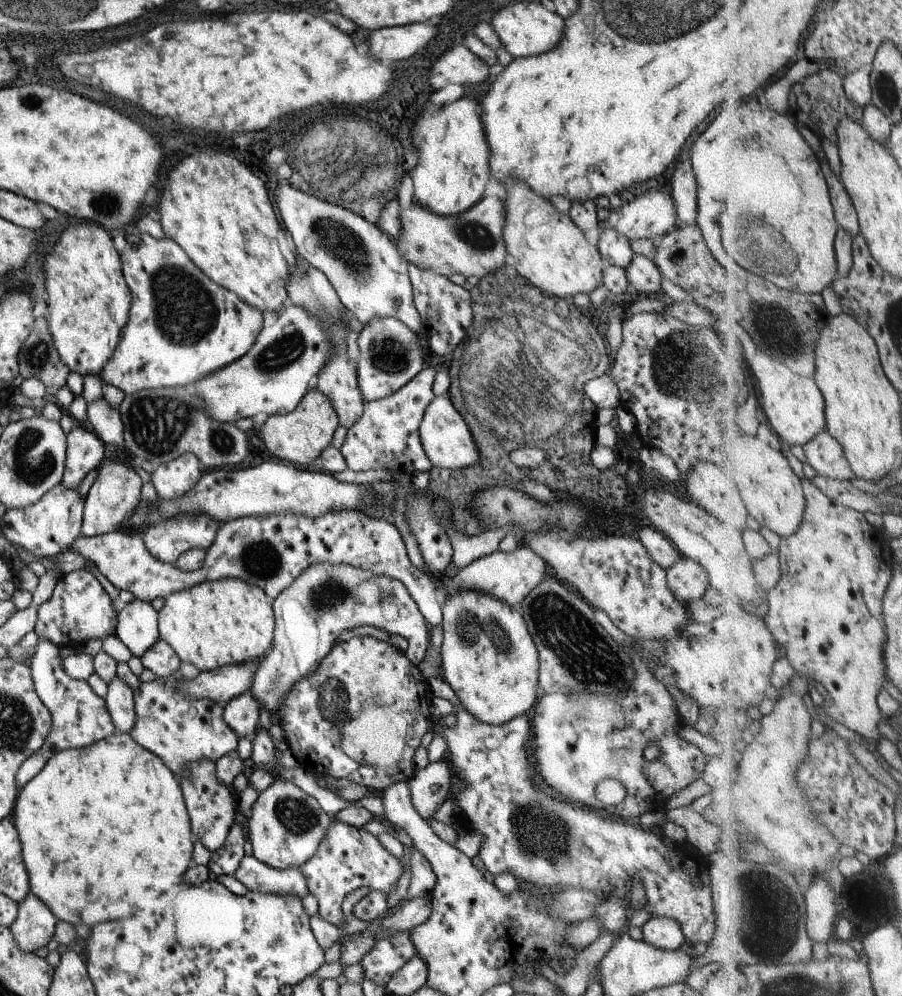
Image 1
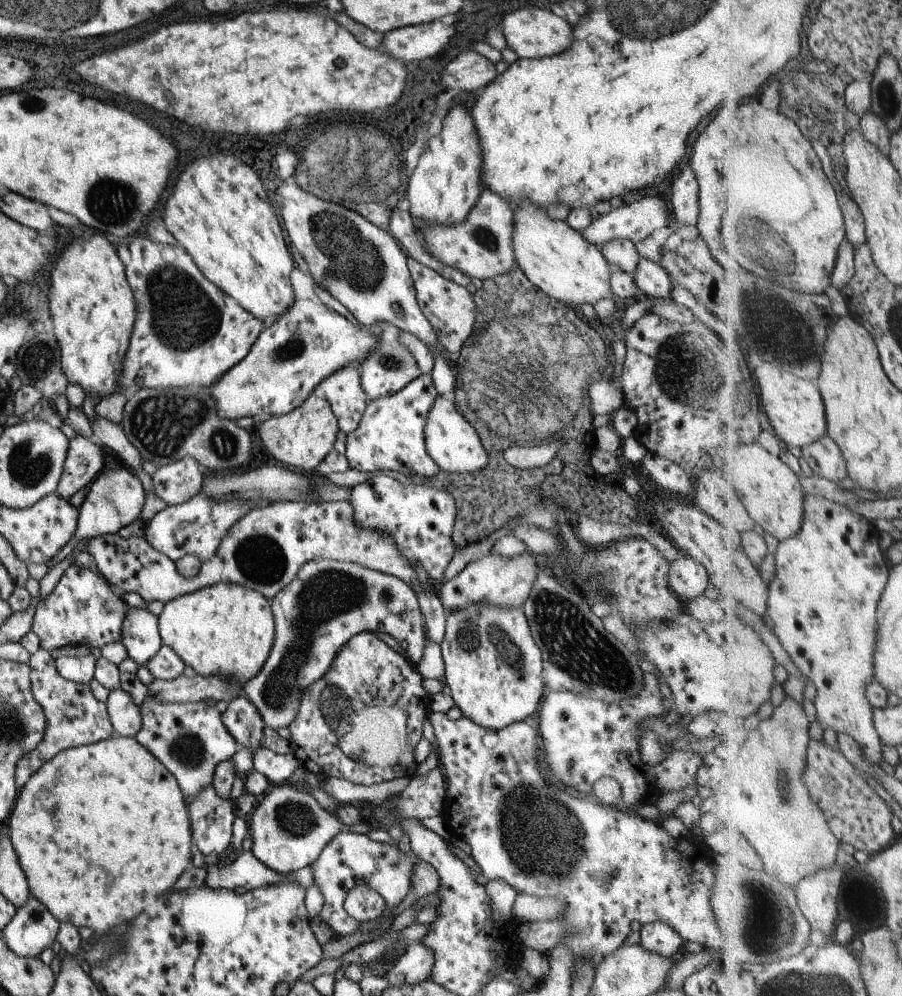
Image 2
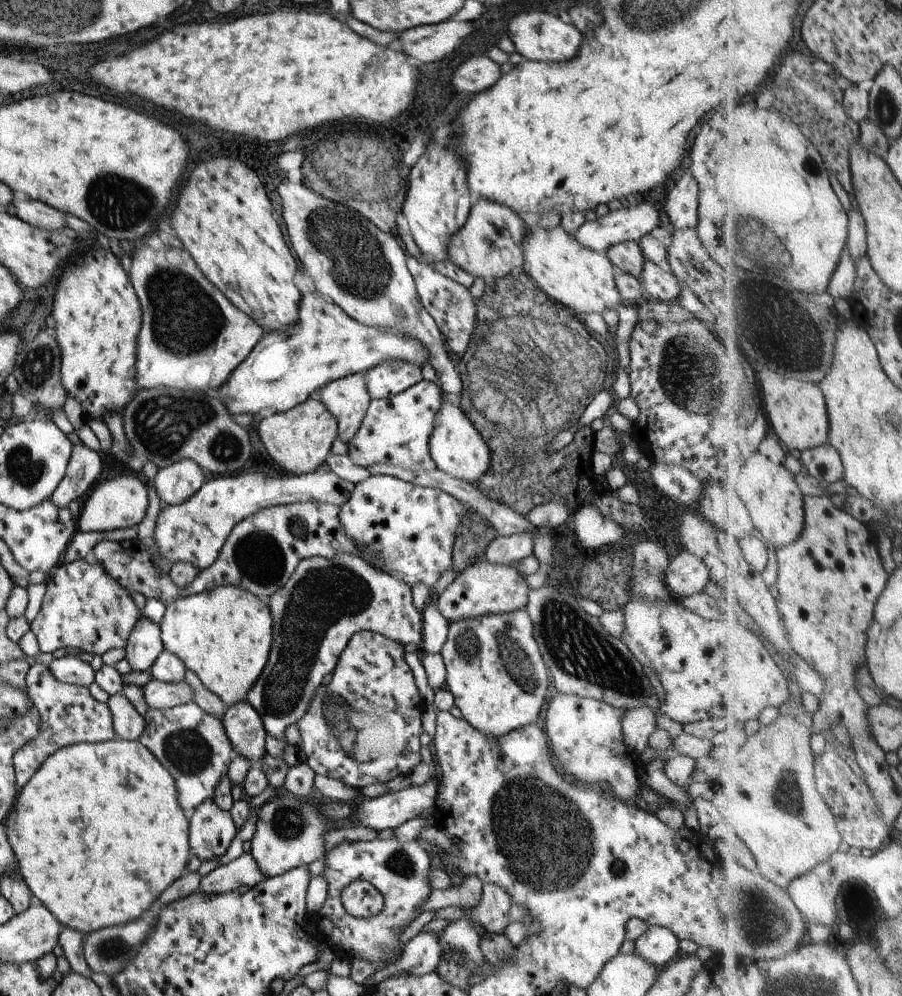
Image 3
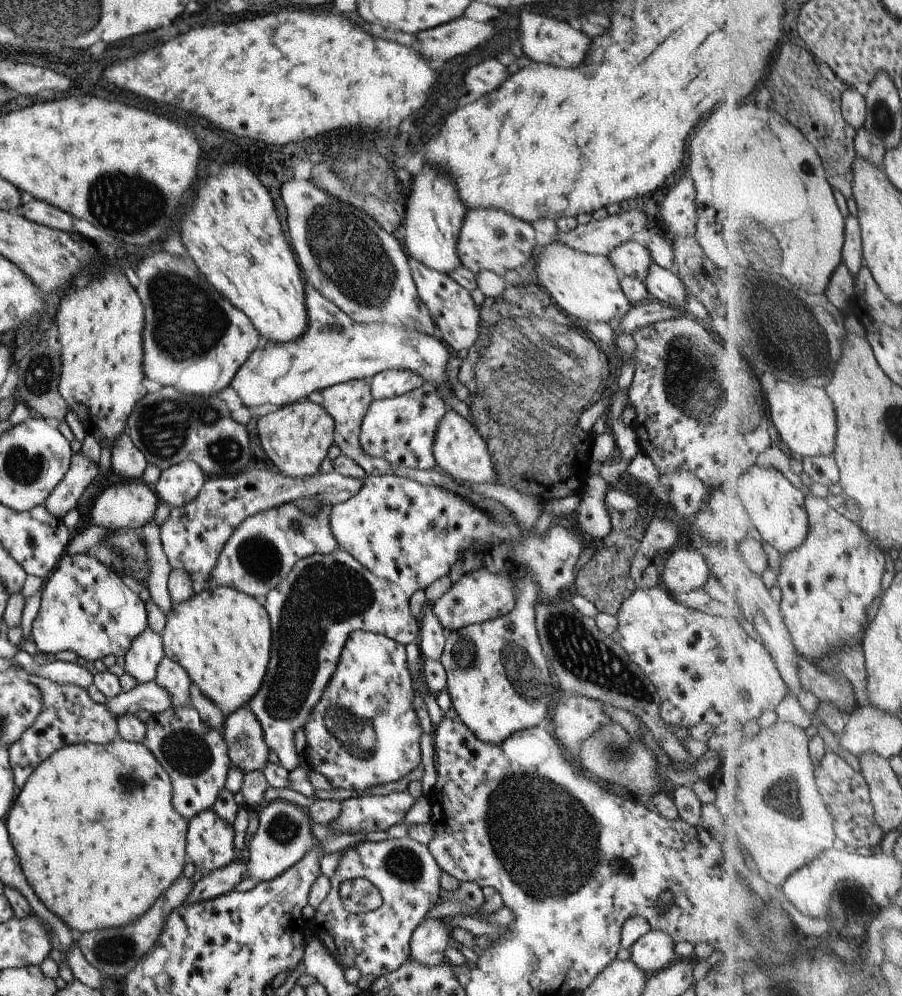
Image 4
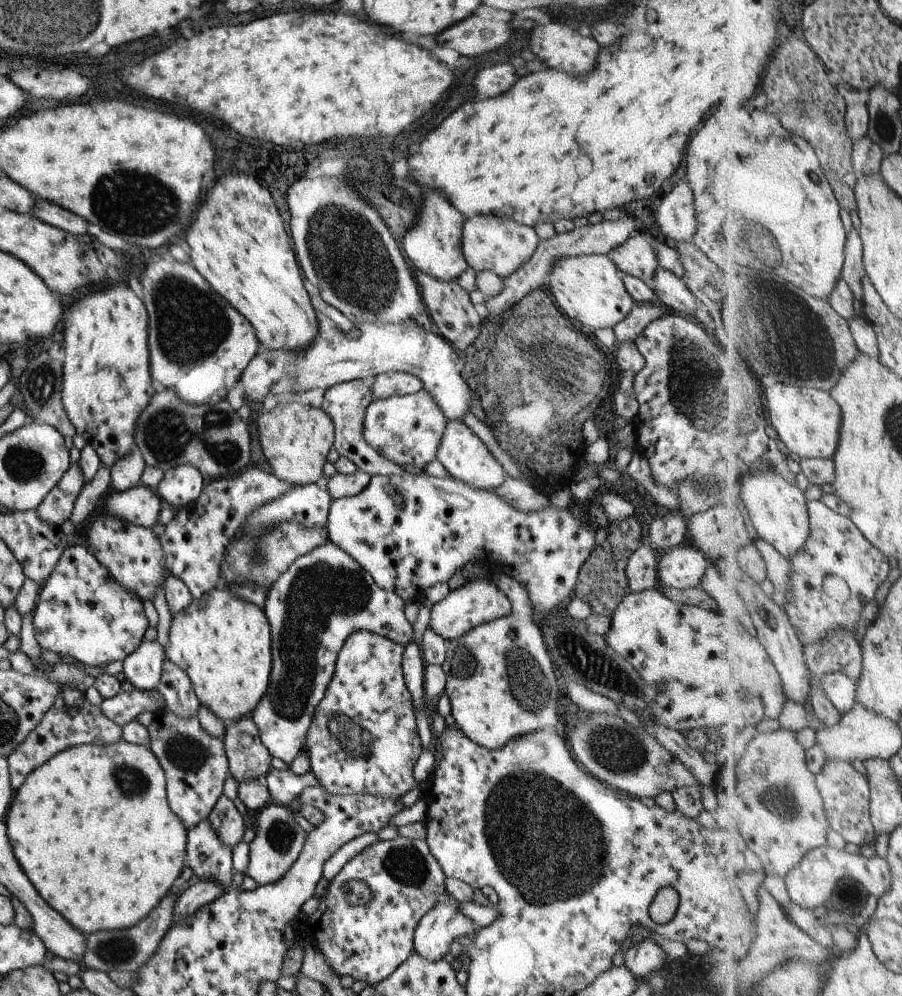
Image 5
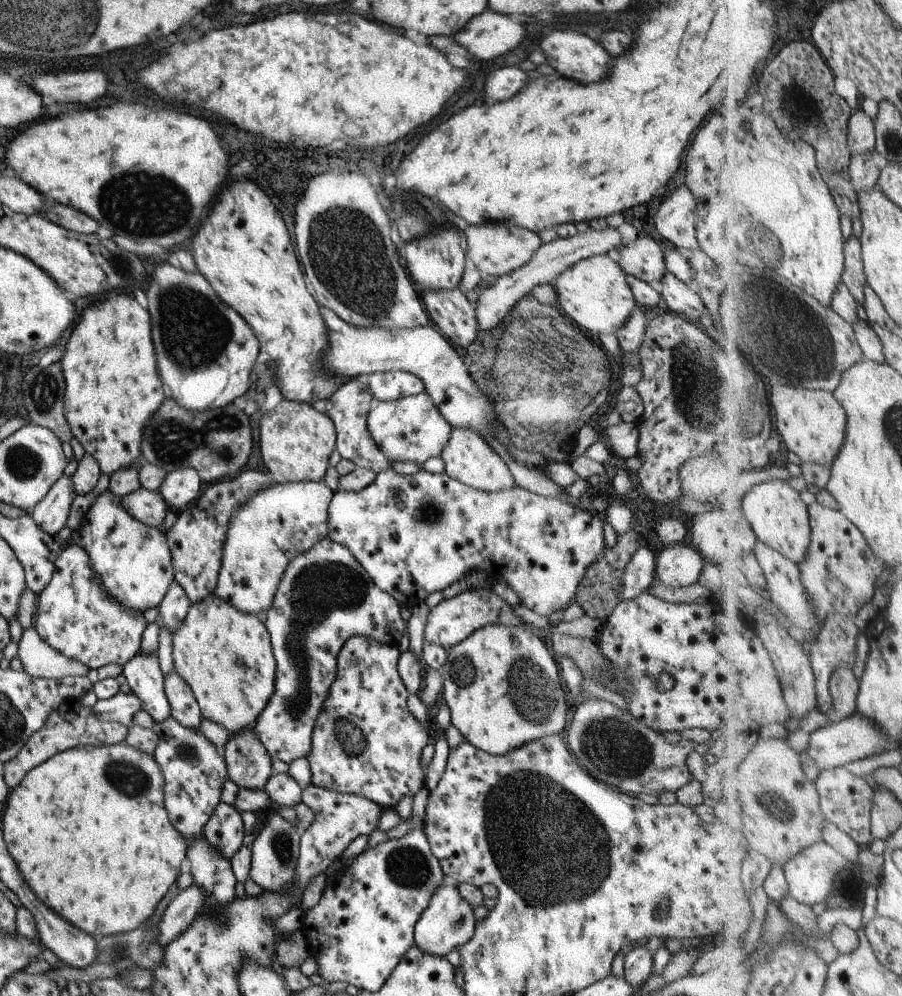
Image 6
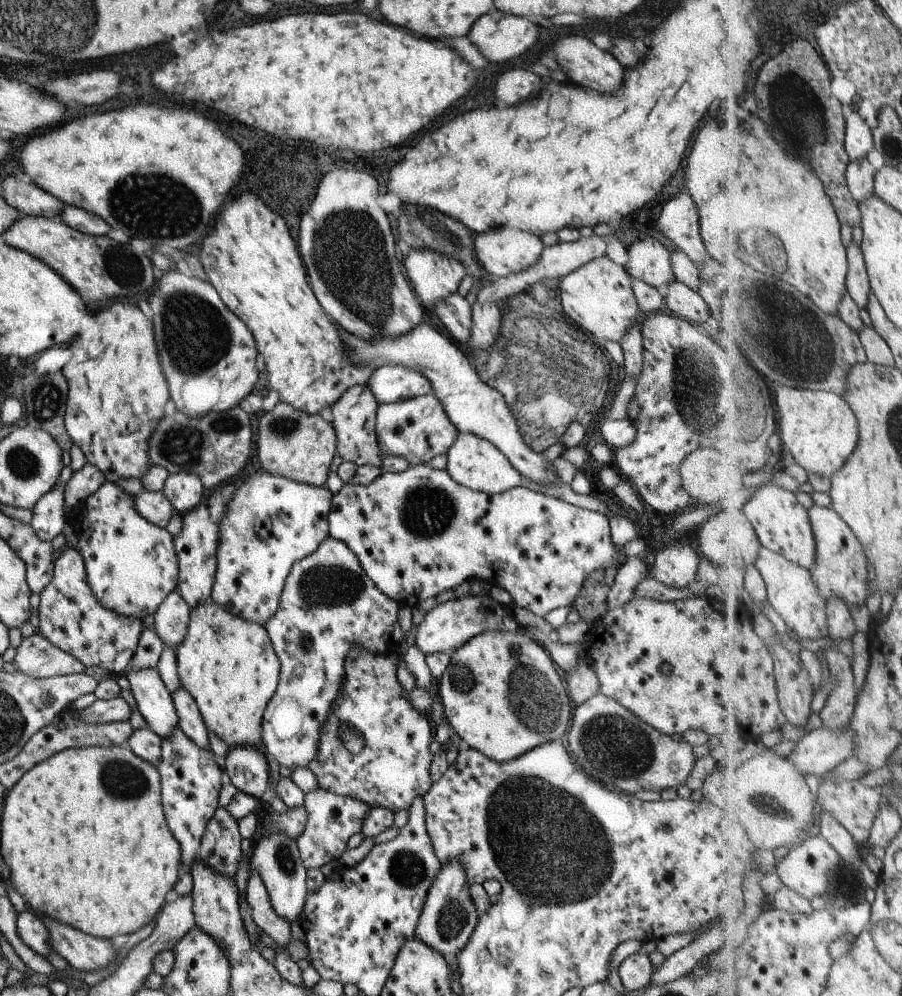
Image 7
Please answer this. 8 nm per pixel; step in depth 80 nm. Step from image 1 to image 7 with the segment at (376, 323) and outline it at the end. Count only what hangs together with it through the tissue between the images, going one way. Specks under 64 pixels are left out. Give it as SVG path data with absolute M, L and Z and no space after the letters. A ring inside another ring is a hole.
M385 365L372 370L365 384L374 396L377 404L394 403L399 399L415 398L421 394L431 393L429 381L419 372L399 365Z

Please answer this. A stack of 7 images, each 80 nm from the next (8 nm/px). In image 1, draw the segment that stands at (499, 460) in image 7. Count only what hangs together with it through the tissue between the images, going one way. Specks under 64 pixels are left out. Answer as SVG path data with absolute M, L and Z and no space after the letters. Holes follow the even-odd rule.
M447 394L434 396L429 401L417 432L423 452L432 466L450 469L465 468L478 461L478 452L468 426L451 404Z

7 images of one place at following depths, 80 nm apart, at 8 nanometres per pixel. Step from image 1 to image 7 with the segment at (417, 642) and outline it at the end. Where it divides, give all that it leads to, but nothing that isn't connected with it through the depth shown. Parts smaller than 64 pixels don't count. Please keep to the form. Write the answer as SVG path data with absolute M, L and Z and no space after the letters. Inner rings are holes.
M327 536L319 543L319 546L317 546L311 554L308 554L305 558L301 558L301 560L293 562L285 577L283 588L281 589L277 610L263 624L279 663L279 678L274 693L271 695L271 698L267 701L265 708L263 709L260 724L260 741L262 742L265 754L275 763L281 764L281 766L285 766L285 768L289 768L291 771L295 767L306 767L309 764L317 750L320 724L326 719L331 704L333 704L333 699L336 697L337 691L340 689L340 682L342 681L344 671L344 658L353 647L361 647L362 649L368 650L370 653L395 653L398 649L401 637L405 637L397 623L398 608L399 605L394 600L387 598L382 592L377 590L377 587L373 582L366 577L366 574L358 563L357 557L341 541Z

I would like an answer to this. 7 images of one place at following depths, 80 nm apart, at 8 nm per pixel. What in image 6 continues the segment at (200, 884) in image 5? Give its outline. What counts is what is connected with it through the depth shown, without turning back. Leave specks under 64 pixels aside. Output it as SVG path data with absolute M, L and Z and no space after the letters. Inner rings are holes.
M191 883L169 902L157 924L157 942L161 948L189 926L195 915L202 910L204 900L205 893Z

